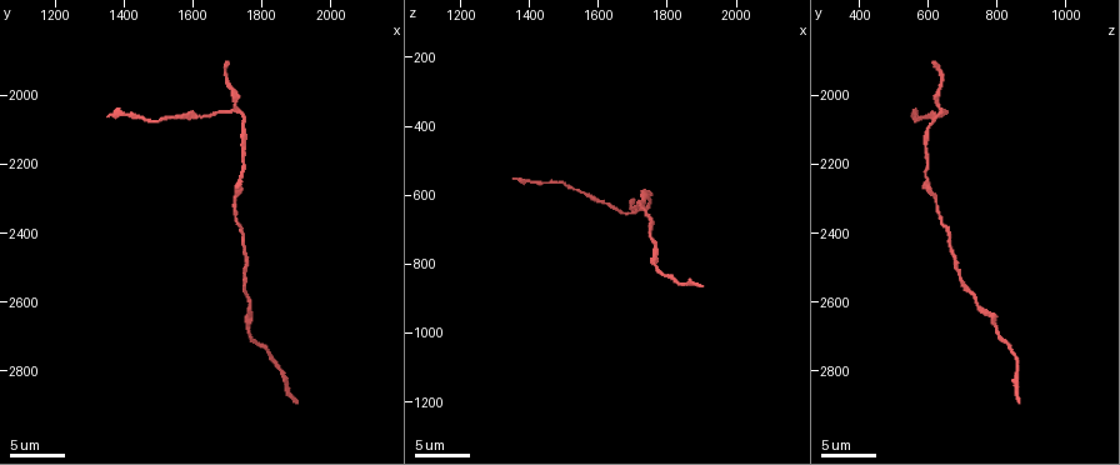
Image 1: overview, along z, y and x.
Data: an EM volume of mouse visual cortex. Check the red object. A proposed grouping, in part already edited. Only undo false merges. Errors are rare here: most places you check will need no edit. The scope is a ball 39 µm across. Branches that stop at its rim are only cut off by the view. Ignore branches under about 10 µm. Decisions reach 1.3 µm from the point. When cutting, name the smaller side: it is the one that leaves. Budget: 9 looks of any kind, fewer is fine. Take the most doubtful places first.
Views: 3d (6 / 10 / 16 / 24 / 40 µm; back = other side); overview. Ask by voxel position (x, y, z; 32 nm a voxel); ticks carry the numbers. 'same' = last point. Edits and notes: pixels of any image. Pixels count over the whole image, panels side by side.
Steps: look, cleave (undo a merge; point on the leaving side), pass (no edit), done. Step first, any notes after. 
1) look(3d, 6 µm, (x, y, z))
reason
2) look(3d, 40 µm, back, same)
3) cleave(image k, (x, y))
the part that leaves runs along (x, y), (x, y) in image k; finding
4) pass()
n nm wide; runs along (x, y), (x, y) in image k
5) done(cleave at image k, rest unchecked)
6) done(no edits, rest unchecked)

look(3d, 6 µm, (1720, 2310, 630))

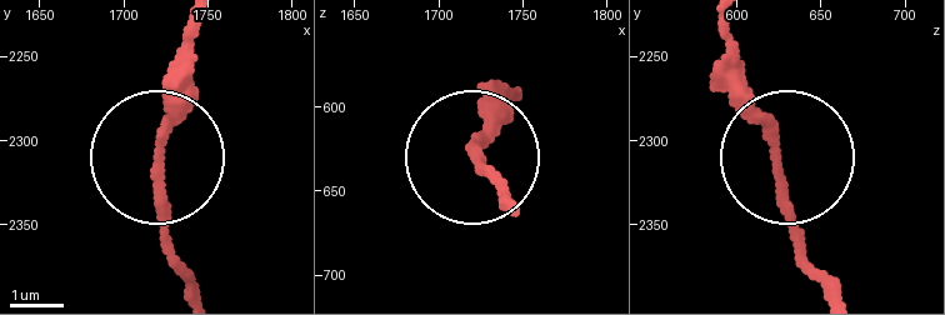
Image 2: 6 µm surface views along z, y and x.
look(3d, 6 µm, back, (1724, 2308, 622))
from behind

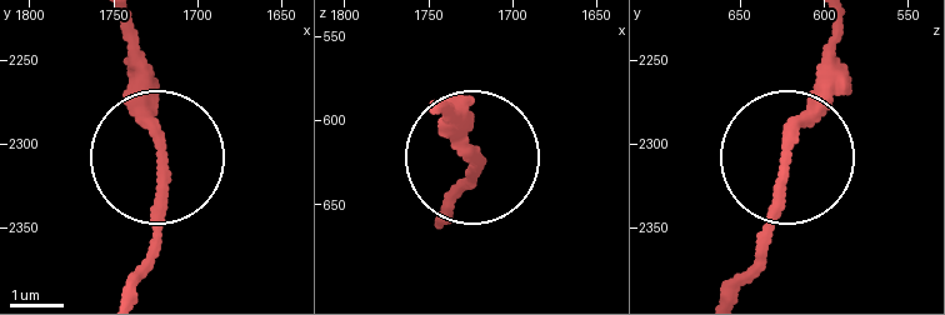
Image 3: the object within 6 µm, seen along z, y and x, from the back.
pass()
runs along (475, 158), (449, 103) in image 3; continuous, no second neuron

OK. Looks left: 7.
look(3d, 6 µm, (1700, 2050, 650))

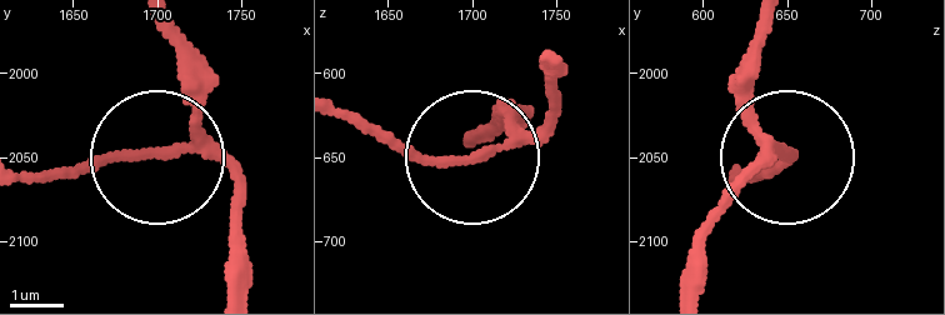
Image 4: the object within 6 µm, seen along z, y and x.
look(3d, 6 µm, back, (1706, 2046, 648))
other side

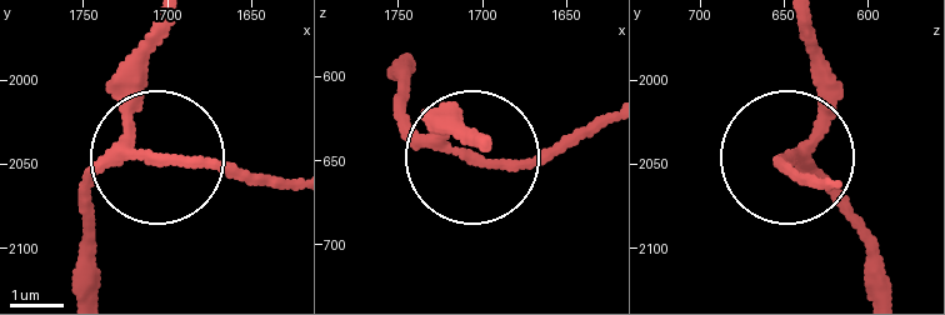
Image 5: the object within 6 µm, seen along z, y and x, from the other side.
pass()
3 arms; runs along (405, 60), (409, 114), (459, 149), (526, 168), (589, 140) in image 5; continuous, no second neuron

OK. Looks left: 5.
look(3d, 6 µm, (1760, 2620, 760))

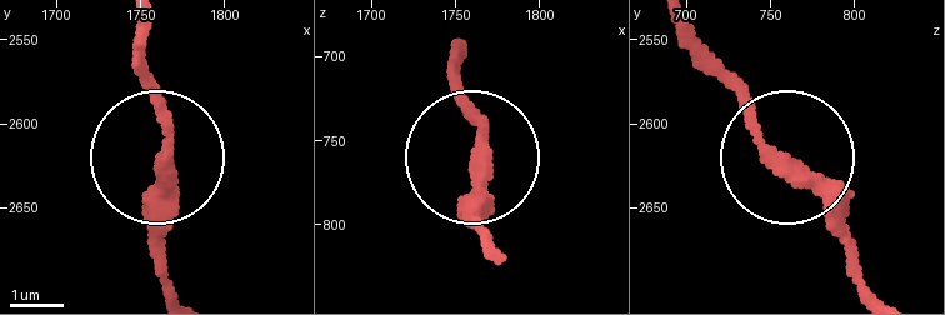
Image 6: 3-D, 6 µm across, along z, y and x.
pass()
continuous, no second neuron

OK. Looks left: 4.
look(3d, 10 µm, (1750, 2180, 600))
calibre changes

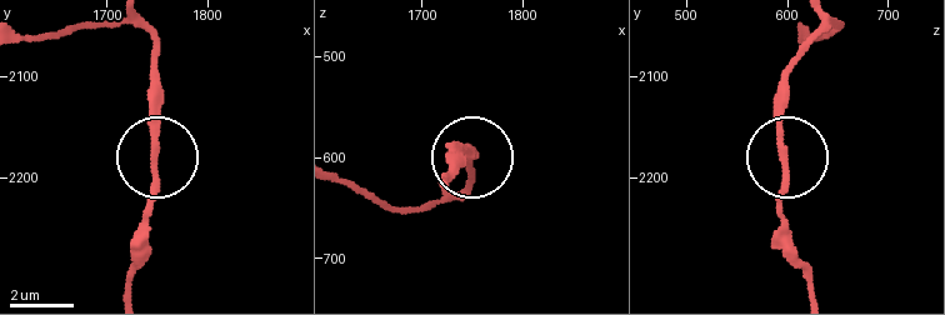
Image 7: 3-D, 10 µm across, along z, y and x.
pass()
runs along (129, 275), (153, 198), (153, 71) in image 7; one neuron here

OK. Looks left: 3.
done(no edits, rest unchecked)

